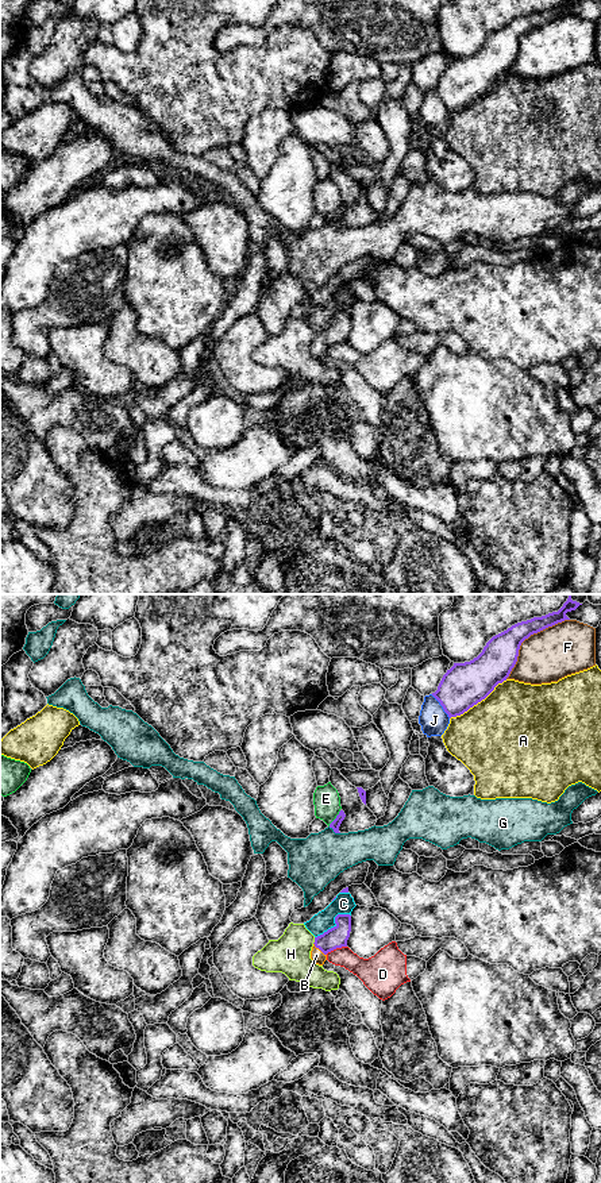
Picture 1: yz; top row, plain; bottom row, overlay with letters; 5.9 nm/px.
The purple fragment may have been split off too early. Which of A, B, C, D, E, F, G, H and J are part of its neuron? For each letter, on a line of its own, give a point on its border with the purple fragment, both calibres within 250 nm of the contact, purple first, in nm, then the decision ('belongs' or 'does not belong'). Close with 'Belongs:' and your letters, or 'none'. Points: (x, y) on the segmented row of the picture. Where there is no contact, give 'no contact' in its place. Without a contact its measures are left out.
A: yz (478, 701) | 260/480 nm | does not belong
B: yz (319, 948) | 130/80 nm | belongs
C: yz (335, 923) | 130/120 nm | does not belong
D: yz (335, 948) | 130/160 nm | does not belong
E: yz (335, 819) | 60/160 nm | does not belong
F: yz (527, 638) | 220/320 nm | does not belong
G: yz (334, 831) | 60/300 nm | does not belong
H: yz (315, 940) | 130/240 nm | does not belong
J: yz (442, 705) | 260/170 nm | does not belong
Belongs: B

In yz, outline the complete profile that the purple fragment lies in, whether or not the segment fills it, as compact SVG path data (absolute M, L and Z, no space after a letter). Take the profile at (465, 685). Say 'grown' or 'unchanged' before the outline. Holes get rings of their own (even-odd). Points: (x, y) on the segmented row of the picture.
unchanged; M569 596L558 612L517 623L493 636L477 658L465 663L454 663L432 695L440 702L450 718L463 714L485 700L498 683L506 681L525 639L570 620L566 613L575 610L579 605L582 604L573 601Z

